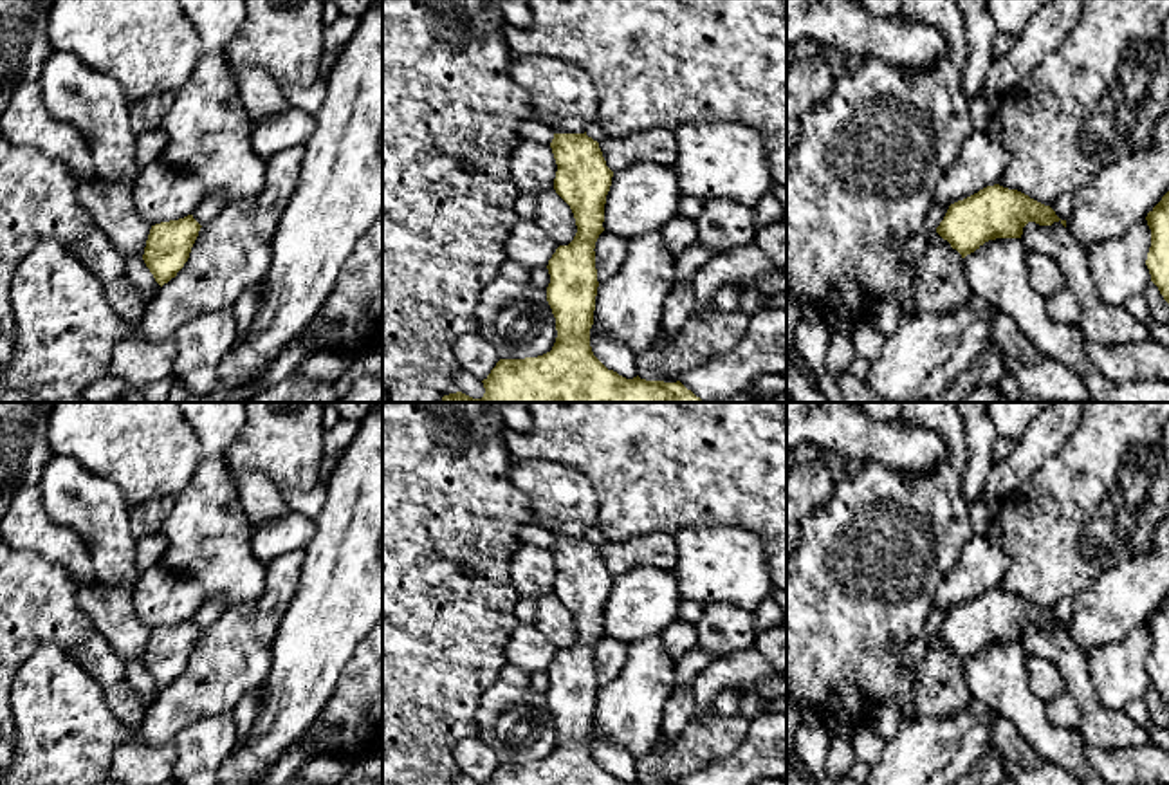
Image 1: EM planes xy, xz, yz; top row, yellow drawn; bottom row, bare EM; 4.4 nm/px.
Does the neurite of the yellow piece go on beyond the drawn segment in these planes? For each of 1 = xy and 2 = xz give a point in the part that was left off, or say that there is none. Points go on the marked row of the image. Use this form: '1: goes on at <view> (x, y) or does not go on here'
1: does not go on here
2: does not go on here

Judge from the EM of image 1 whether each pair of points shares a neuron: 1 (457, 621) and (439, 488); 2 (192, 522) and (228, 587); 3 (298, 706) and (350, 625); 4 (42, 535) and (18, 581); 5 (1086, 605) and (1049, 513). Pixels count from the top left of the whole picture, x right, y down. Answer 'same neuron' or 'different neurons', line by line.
1: same neuron
2: same neuron
3: same neuron
4: different neurons
5: different neurons

